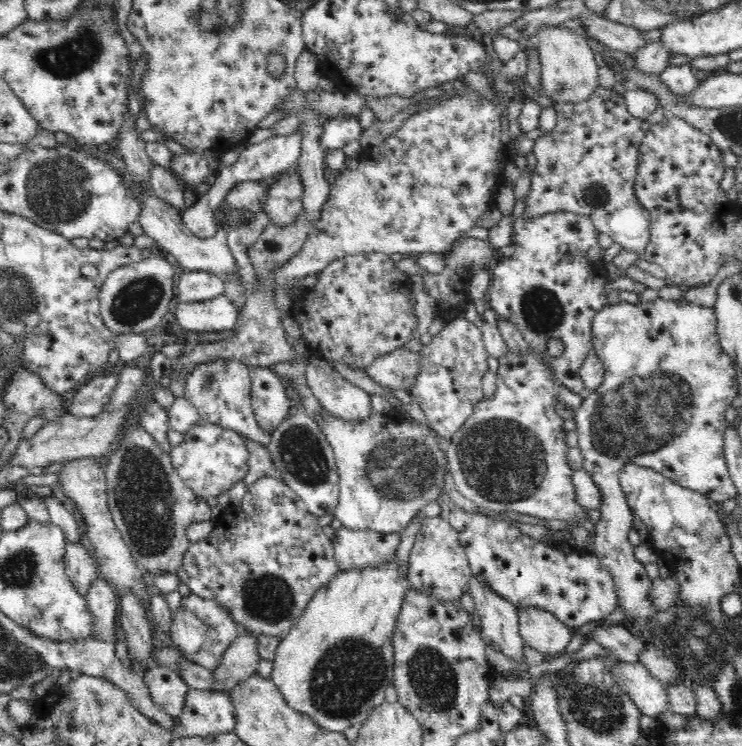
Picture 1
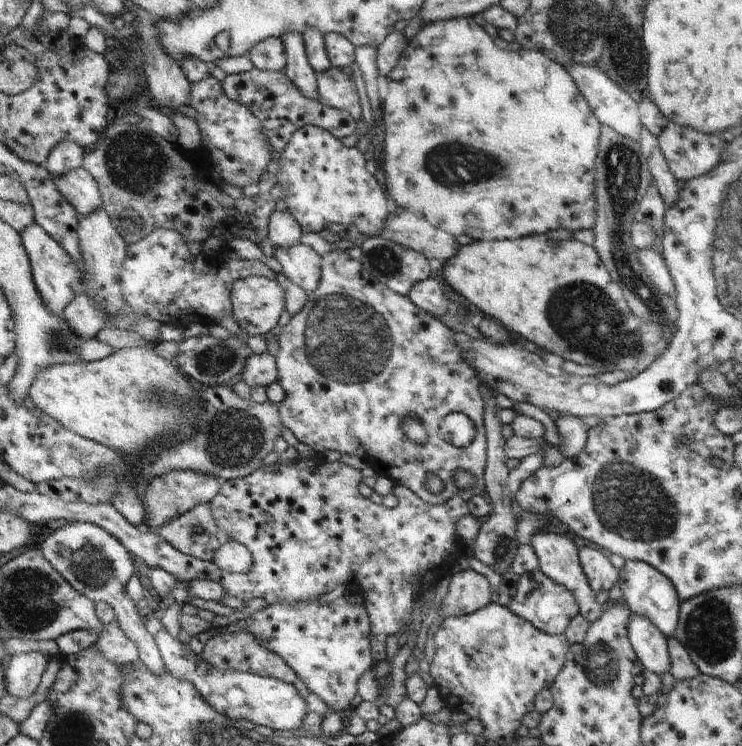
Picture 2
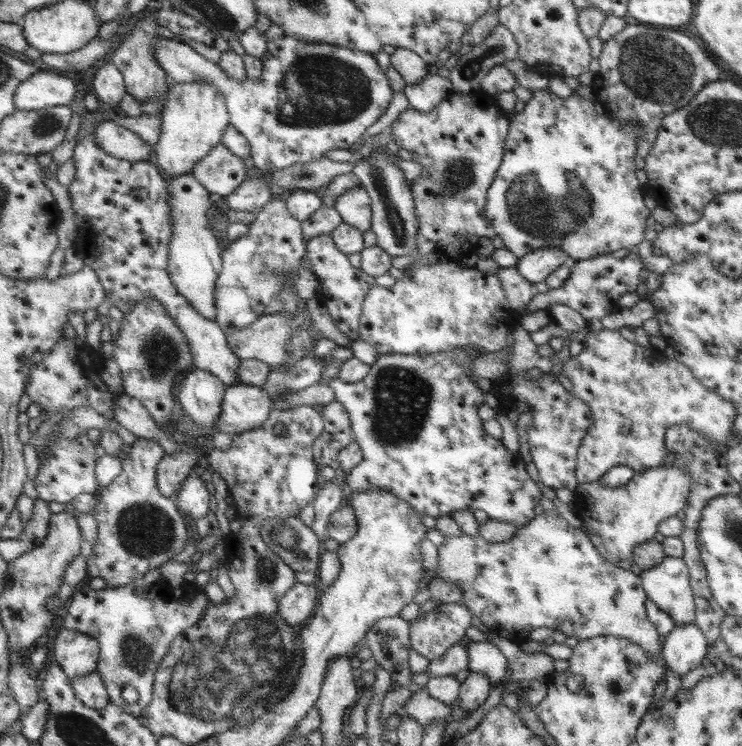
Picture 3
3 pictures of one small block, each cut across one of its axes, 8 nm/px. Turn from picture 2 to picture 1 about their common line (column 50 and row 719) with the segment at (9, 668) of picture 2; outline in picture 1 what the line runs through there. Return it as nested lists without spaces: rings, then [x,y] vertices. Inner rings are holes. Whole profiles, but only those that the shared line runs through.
[[[620,664],[616,668],[616,682],[630,694],[638,708],[660,722],[662,712],[674,712],[668,688],[658,682],[644,664]]]

